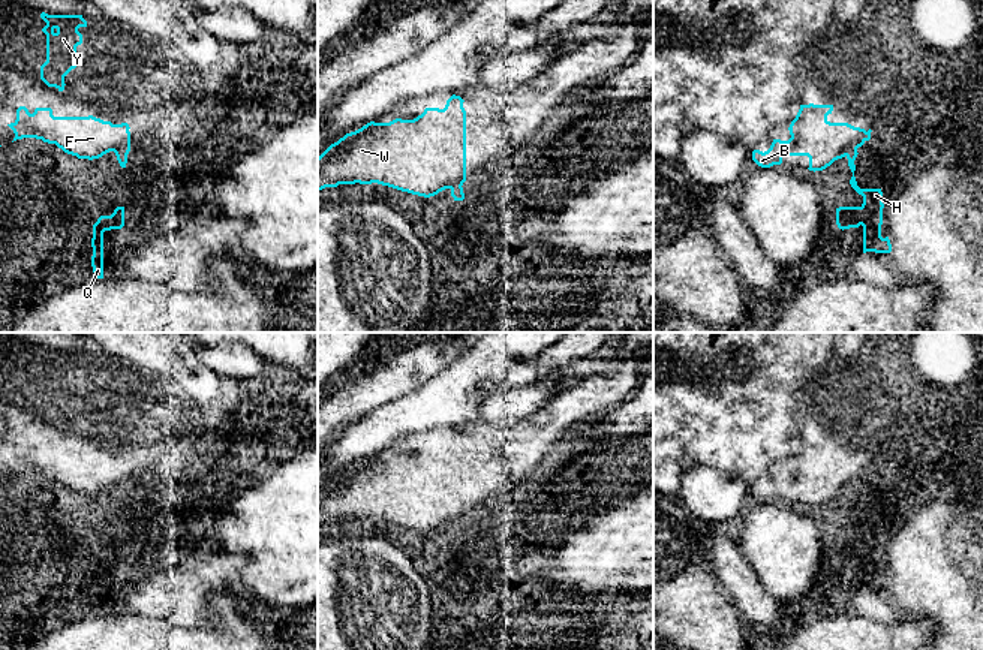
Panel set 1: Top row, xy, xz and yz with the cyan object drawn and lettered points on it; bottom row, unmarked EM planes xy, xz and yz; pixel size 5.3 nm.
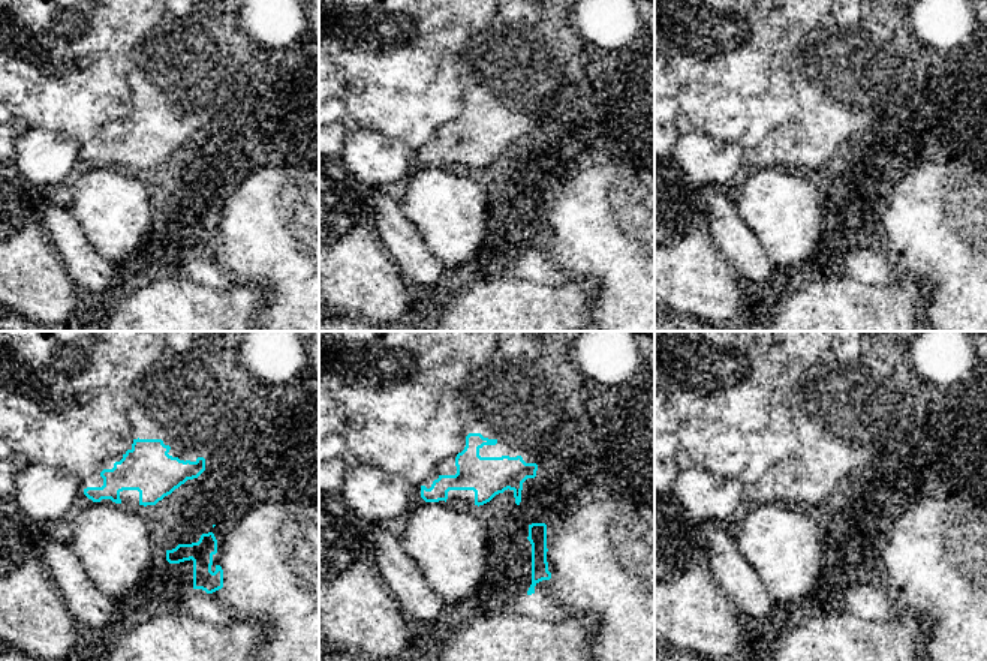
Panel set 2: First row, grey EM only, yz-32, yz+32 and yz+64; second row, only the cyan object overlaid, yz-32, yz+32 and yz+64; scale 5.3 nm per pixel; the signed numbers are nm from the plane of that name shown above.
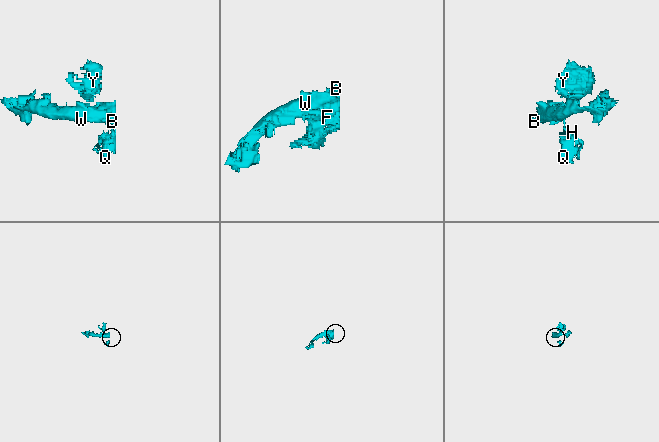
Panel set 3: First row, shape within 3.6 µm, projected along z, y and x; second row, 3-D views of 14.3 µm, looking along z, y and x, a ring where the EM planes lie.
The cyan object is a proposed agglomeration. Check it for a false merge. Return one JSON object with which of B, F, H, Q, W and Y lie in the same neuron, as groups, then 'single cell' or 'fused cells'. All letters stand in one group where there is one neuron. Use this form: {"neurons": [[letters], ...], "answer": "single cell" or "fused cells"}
{"neurons": [["B", "F", "W", "Y"], ["H", "Q"]], "answer": "fused cells"}

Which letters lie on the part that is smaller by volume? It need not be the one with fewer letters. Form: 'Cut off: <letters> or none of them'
Cut off: H, Q

